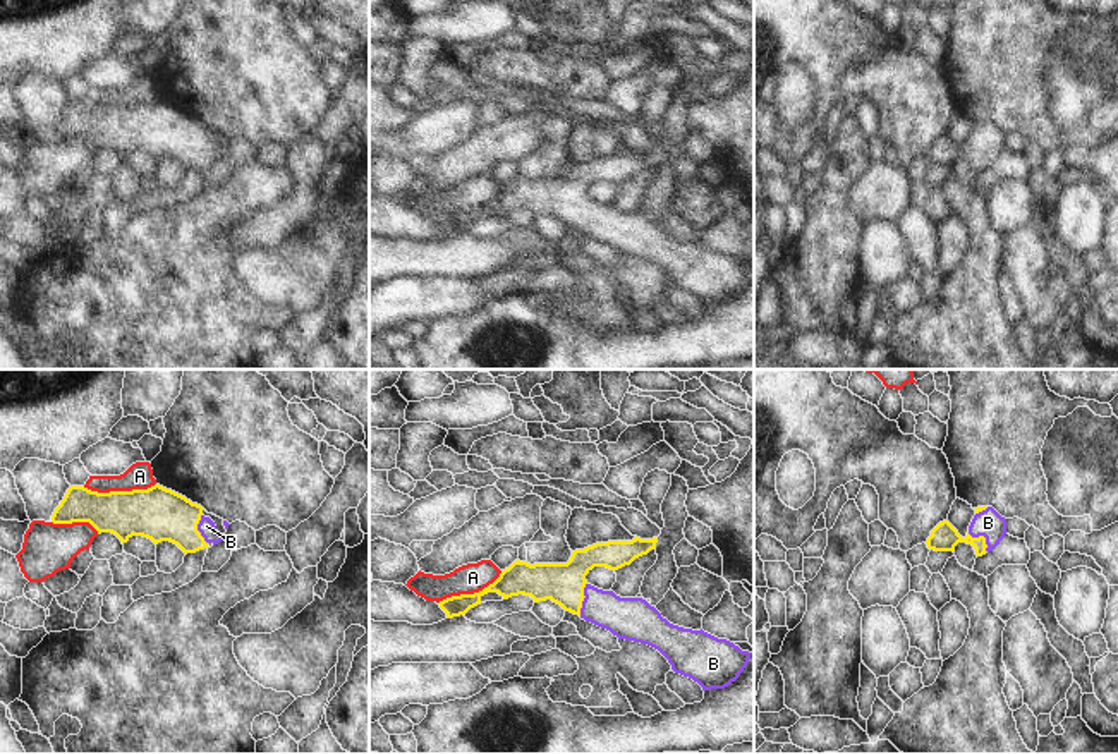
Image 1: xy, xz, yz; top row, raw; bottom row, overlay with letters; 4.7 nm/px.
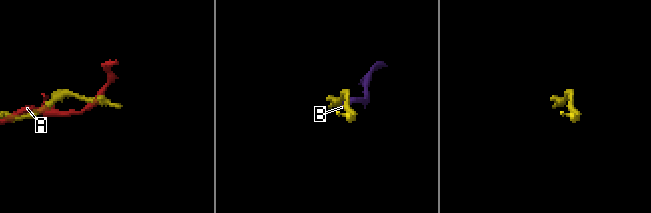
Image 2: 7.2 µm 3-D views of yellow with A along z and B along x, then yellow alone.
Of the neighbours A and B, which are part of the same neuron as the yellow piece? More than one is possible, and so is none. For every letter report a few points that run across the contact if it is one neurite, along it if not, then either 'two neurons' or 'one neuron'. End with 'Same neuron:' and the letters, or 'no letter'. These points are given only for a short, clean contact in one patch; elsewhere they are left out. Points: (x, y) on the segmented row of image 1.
A: two neurons
B: xz (564, 584), (583, 600), (632, 619) | one neuron
Same neuron: B

